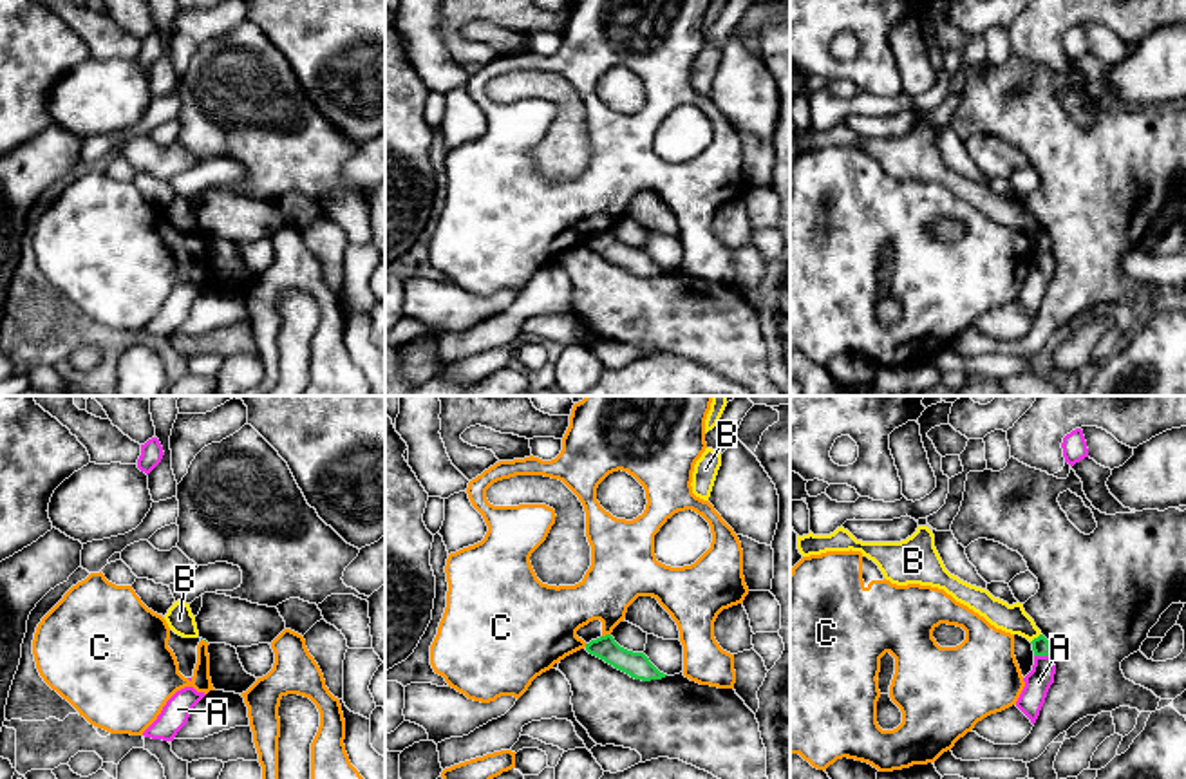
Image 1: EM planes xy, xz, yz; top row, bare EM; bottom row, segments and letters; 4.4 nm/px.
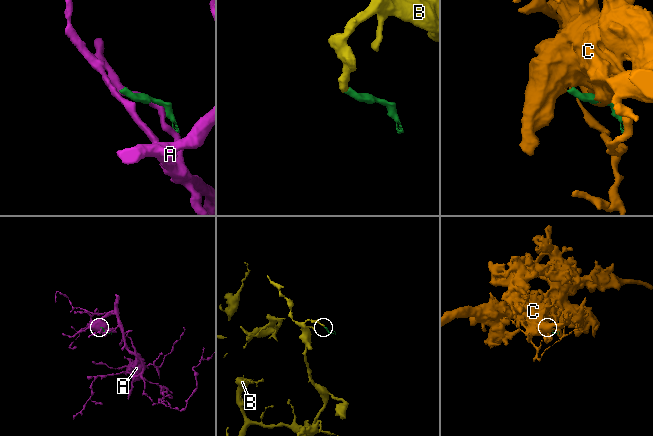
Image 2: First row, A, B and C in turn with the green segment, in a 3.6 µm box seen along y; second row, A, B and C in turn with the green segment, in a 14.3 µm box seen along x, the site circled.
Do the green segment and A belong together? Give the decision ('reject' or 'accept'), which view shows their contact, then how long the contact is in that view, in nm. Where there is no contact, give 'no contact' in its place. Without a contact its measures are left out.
reject | yz | 70 nm

